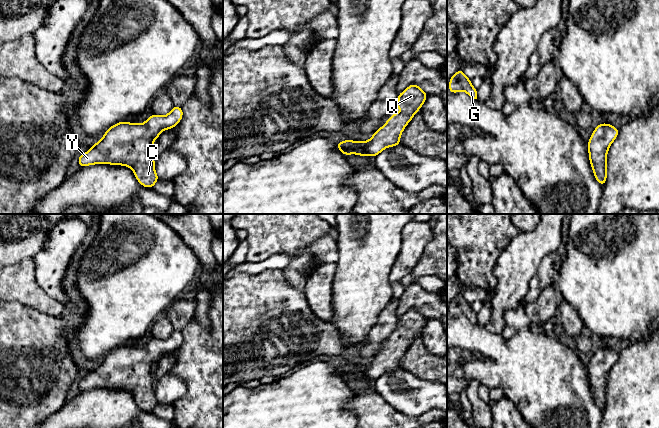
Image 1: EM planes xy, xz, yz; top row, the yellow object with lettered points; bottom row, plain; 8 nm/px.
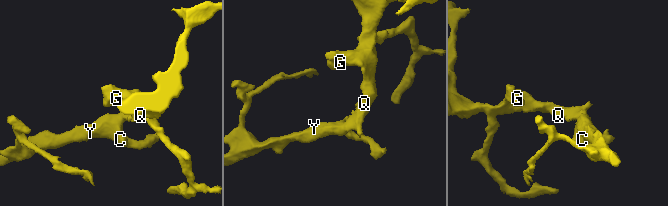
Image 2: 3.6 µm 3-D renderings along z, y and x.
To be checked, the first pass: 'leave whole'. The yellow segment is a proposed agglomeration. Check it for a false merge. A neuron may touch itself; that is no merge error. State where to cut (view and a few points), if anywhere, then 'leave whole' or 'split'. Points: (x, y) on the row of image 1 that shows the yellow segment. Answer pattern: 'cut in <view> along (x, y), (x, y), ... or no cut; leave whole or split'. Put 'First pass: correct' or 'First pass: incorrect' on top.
First pass: correct
no cut; leave whole

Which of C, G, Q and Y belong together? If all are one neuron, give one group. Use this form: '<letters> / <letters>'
C G Q Y

